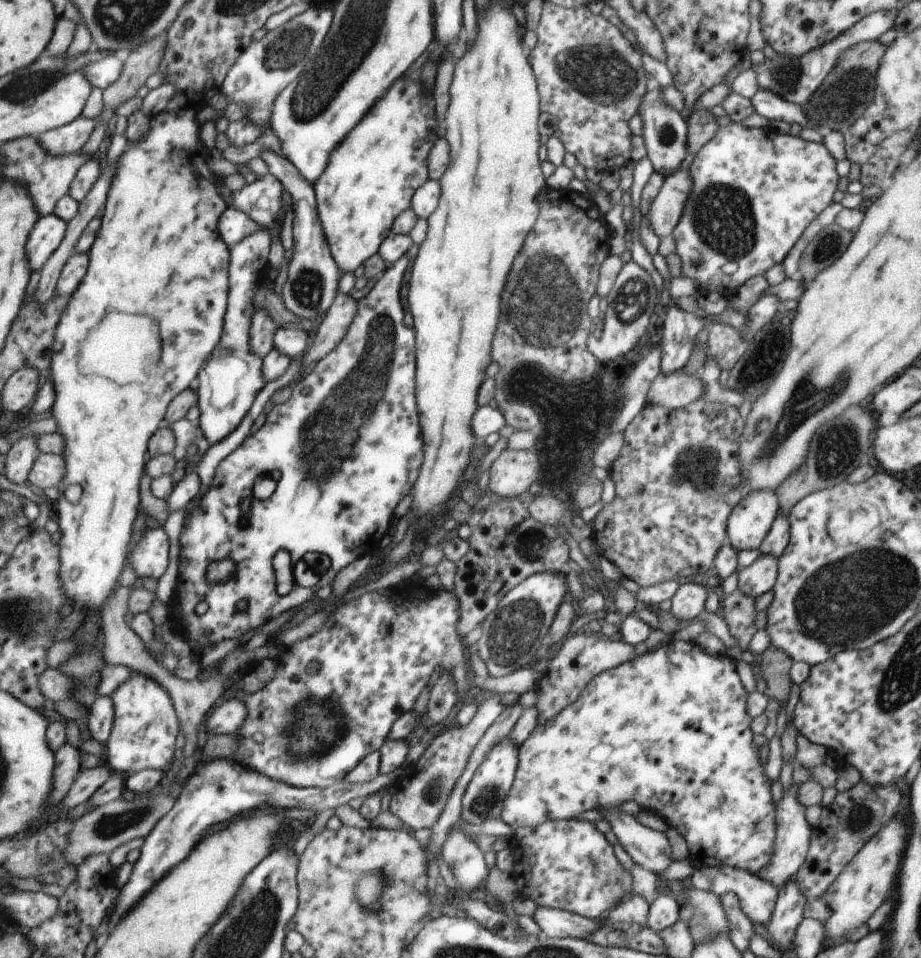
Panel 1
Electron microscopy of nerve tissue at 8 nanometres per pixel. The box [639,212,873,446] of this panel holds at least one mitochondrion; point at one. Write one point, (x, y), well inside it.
(827, 246)

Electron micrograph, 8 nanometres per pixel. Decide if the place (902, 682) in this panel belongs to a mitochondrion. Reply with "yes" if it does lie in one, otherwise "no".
yes

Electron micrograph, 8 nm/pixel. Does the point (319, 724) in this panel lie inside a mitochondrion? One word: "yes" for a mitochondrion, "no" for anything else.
yes

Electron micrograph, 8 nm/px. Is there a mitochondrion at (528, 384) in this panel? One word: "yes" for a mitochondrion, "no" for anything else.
yes

